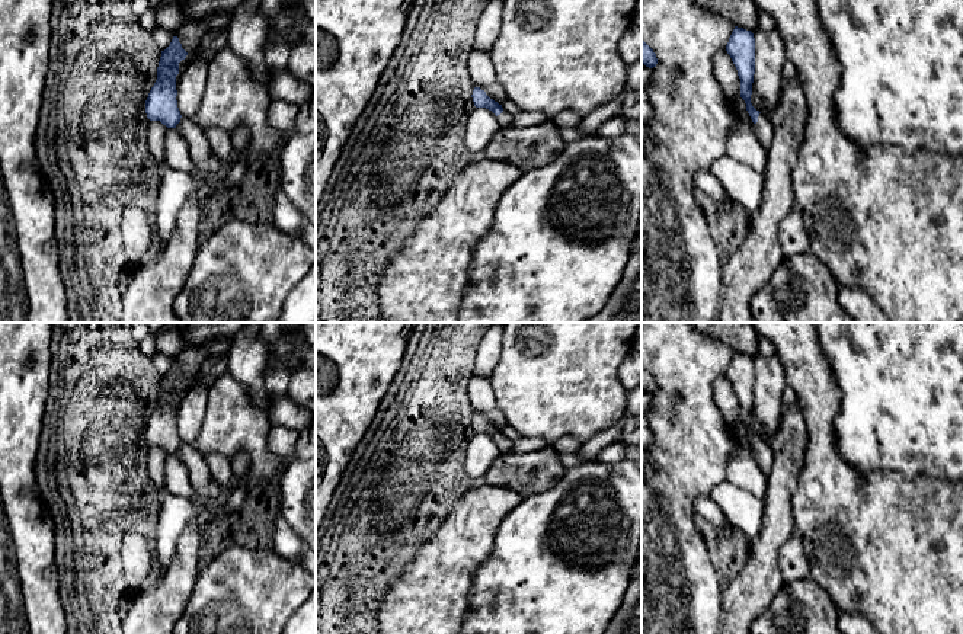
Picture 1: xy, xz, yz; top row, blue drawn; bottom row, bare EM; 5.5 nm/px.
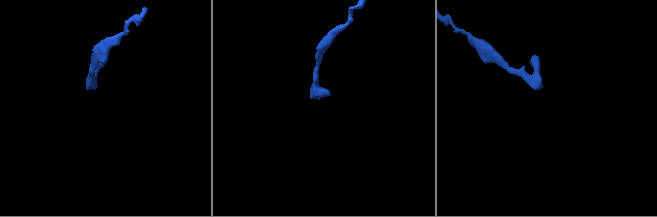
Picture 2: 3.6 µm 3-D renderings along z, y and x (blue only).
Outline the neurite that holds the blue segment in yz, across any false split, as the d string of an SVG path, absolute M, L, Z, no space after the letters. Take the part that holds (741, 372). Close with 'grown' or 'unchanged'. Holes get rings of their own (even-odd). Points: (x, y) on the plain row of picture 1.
M735 352L726 377L730 381L738 401L740 404L740 423L746 429L746 436L754 448L754 455L761 467L765 478L768 478L772 470L772 449L771 446L756 436L751 429L752 409L755 400L755 364L751 356Z; grown

